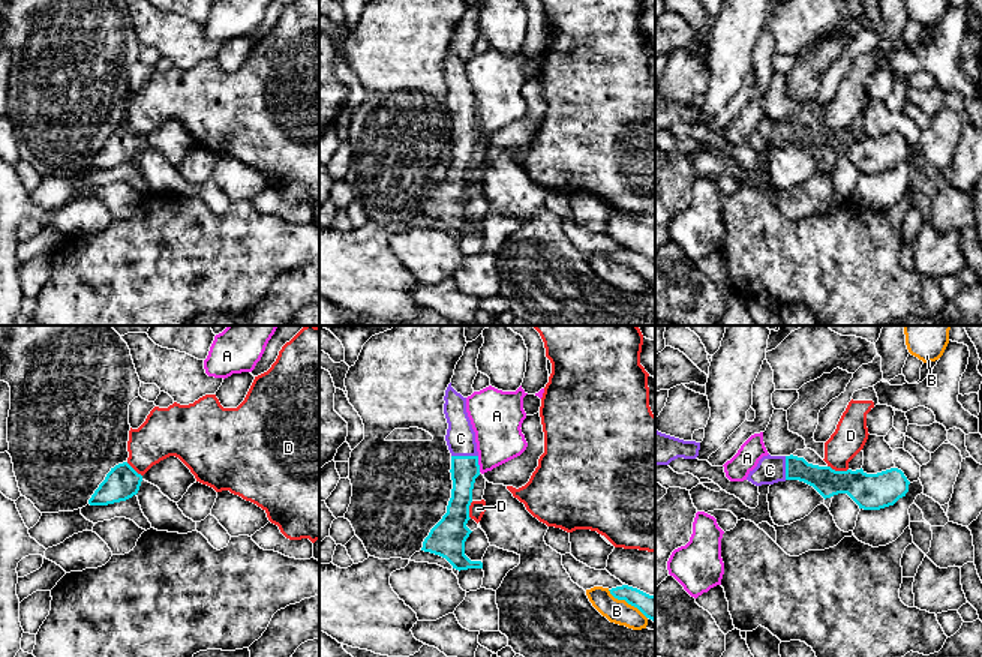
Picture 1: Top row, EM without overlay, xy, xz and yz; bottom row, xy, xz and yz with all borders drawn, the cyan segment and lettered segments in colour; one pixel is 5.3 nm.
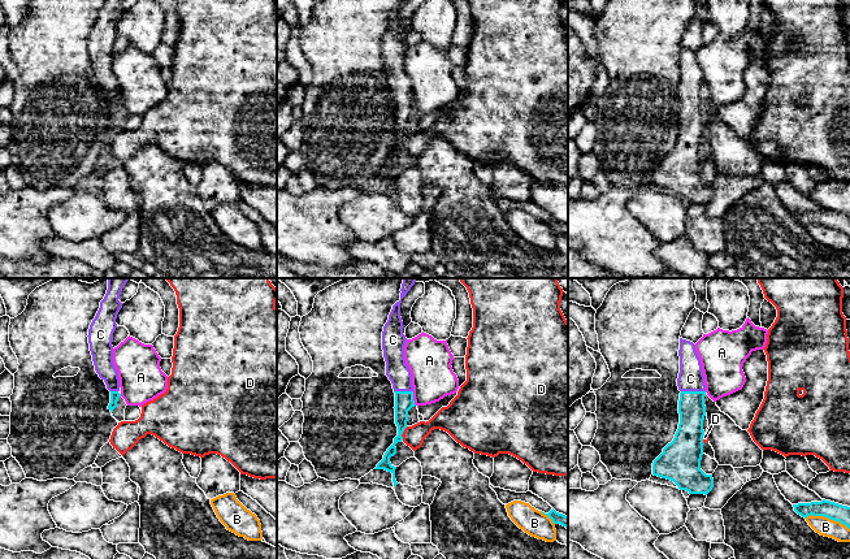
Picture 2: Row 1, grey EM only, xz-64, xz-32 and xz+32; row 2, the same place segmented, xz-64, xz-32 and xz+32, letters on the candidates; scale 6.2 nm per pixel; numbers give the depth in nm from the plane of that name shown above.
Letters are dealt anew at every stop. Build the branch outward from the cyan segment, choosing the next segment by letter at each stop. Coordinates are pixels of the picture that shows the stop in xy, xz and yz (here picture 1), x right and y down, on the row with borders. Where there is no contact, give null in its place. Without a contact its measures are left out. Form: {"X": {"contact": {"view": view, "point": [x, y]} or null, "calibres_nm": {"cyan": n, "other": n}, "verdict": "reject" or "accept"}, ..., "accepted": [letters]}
{"A": {"contact": {"view": "xz", "point": [477, 464]}, "calibres_nm": {"cyan": 150, "other": 260}, "verdict": "reject"}, "B": {"contact": {"view": "xz", "point": [627, 602]}, "calibres_nm": {"cyan": 130, "other": 130}, "verdict": "reject"}, "C": {"contact": {"view": "xz", "point": [465, 456]}, "calibres_nm": {"cyan": 150, "other": 160}, "verdict": "accept"}, "D": {"contact": {"view": "yz", "point": [838, 471]}, "calibres_nm": {"cyan": 190, "other": 180}, "verdict": "reject"}, "accepted": ["C"]}

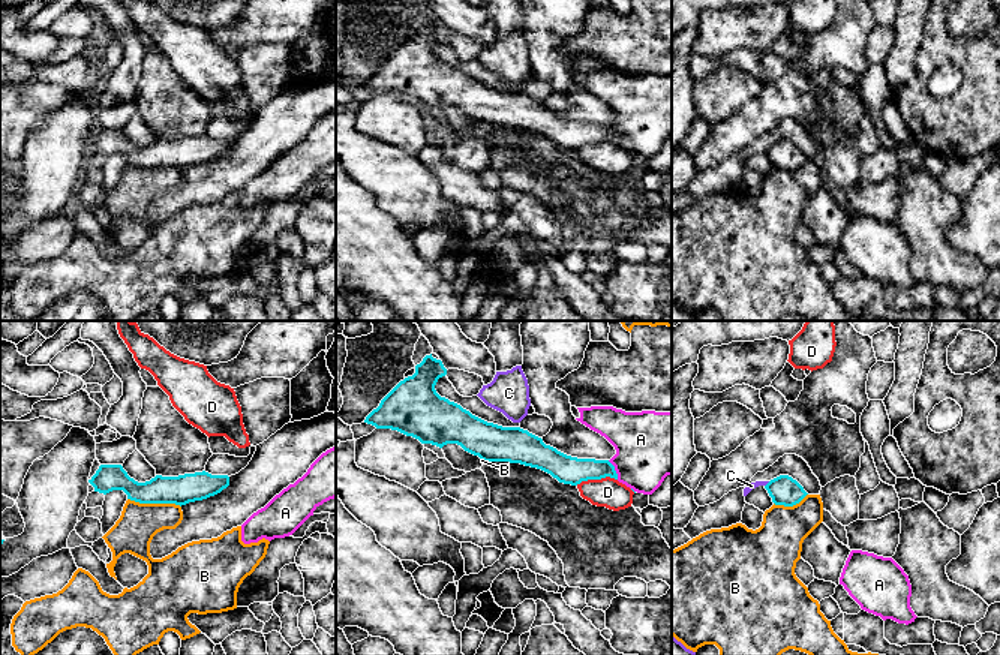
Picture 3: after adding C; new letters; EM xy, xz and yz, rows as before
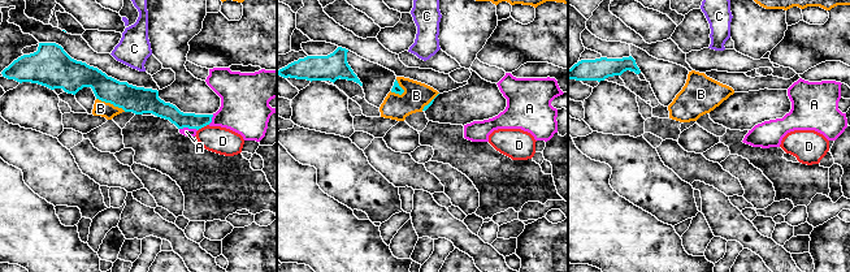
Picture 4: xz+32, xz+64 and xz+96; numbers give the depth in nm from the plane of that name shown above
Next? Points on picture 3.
{"A": {"contact": {"view": "xz", "point": [613, 469]}, "calibres_nm": {"cyan": 150, "other": 380}, "verdict": "reject"}, "B": {"contact": {"view": "xy", "point": [155, 502]}, "calibres_nm": {"cyan": 160, "other": 220}, "verdict": "reject"}, "C": {"contact": {"view": "yz", "point": [766, 484]}, "calibres_nm": {"cyan": 160, "other": 40}, "verdict": "reject"}, "D": {"contact": {"view": "xz", "point": [595, 478]}, "calibres_nm": {"cyan": 150, "other": 160}, "verdict": "reject"}, "accepted": []}

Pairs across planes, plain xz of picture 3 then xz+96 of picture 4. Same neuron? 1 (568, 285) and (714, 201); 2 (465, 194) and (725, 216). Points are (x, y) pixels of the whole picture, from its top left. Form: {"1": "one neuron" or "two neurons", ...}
{"1": "one neuron", "2": "two neurons"}

